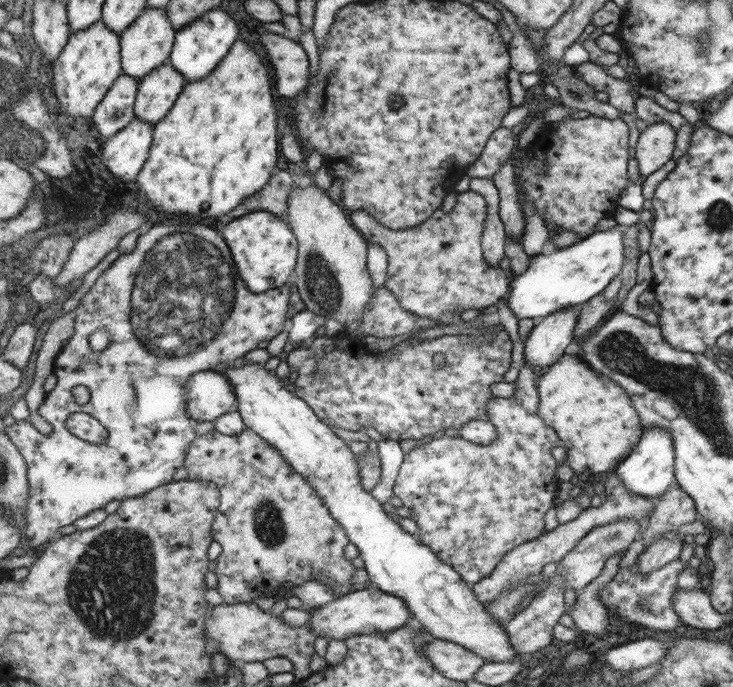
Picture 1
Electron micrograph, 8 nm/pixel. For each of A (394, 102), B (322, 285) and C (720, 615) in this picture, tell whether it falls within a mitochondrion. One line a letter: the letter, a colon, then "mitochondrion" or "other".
A: mitochondrion
B: mitochondrion
C: other

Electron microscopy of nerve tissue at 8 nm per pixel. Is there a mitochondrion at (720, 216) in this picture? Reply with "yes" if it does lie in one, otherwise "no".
yes

